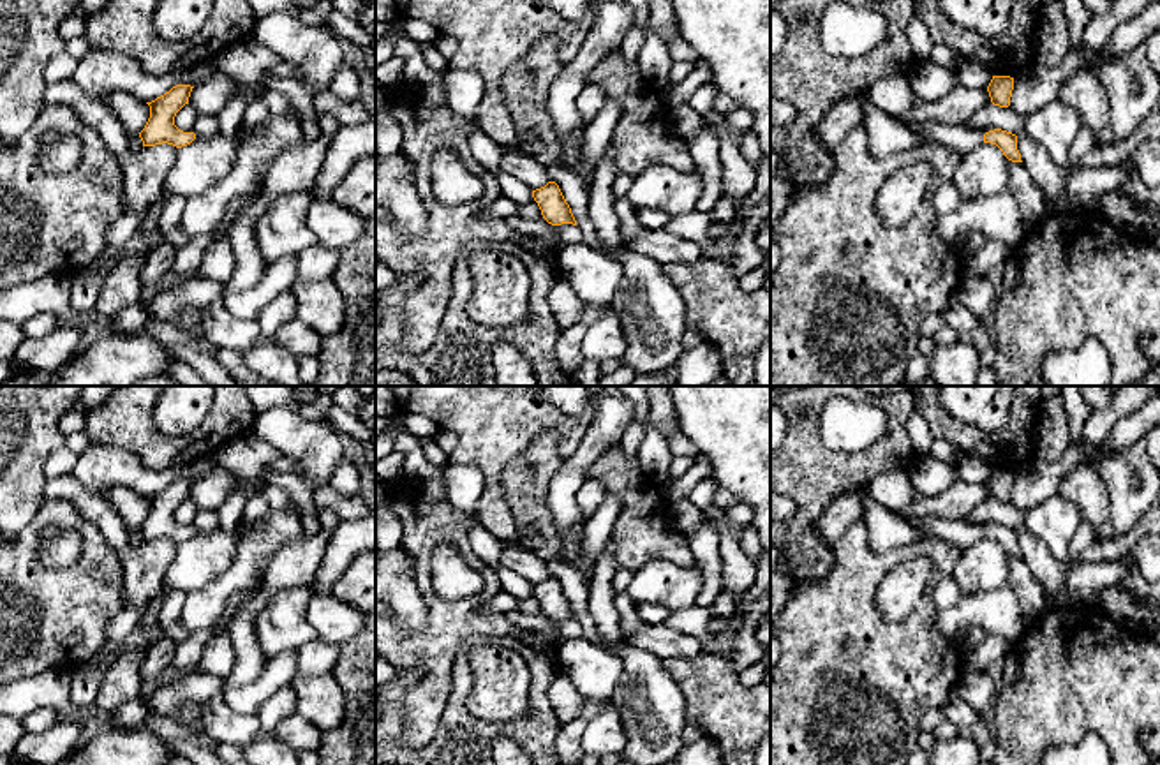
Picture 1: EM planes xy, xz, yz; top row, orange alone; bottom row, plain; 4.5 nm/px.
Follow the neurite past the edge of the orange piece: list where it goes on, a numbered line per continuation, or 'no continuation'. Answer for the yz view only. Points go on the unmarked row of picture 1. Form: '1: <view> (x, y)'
1: yz (959, 533)

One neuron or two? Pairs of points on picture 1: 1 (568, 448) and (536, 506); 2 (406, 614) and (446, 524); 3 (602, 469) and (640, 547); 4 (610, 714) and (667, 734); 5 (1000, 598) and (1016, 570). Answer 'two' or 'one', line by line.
1: two
2: two
3: one
4: two
5: two

